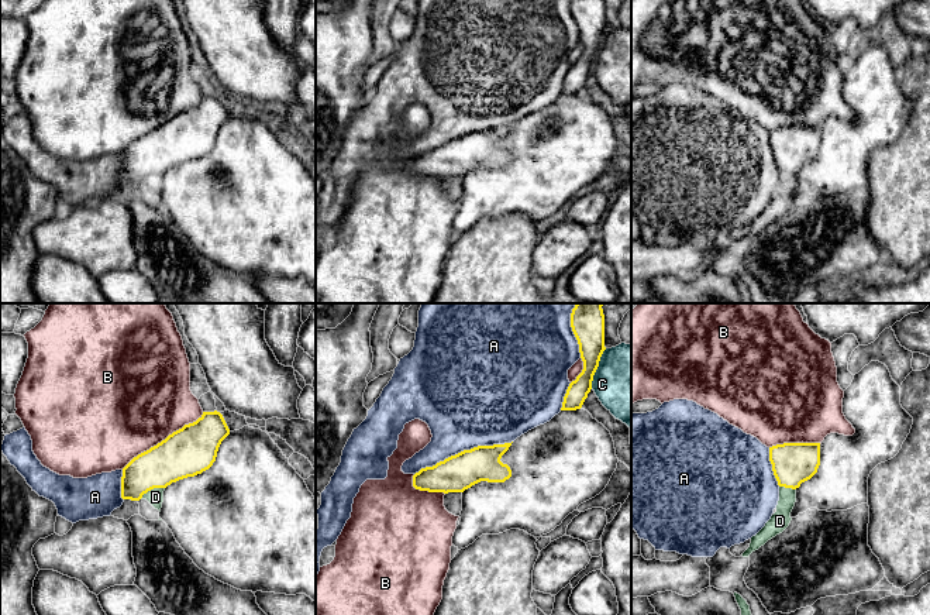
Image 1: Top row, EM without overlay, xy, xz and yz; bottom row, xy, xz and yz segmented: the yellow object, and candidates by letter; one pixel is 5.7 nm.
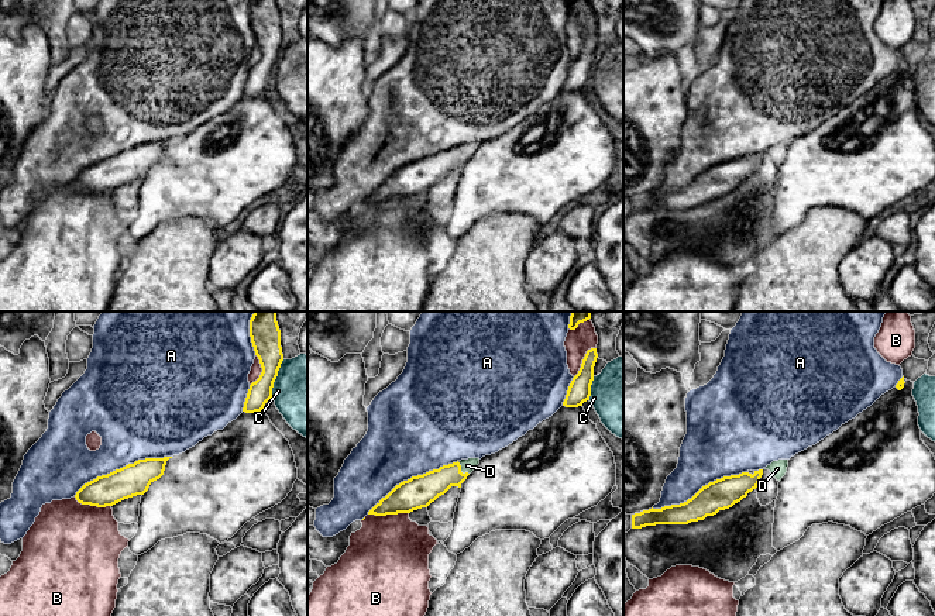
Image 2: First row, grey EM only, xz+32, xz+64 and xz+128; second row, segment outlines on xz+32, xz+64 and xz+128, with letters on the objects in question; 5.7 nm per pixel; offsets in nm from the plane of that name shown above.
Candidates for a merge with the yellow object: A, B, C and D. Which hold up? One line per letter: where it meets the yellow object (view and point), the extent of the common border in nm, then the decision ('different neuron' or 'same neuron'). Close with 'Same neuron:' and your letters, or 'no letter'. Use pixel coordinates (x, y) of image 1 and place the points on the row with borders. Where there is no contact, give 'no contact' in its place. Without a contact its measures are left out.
A: contact xz (464, 450); length 600 nm; different neuron
B: contact xy (162, 440); length 550 nm; different neuron
C: contact xz (596, 368); length 240 nm; different neuron
D: contact xy (151, 488); length 160 nm; different neuron
Same neuron: no letter

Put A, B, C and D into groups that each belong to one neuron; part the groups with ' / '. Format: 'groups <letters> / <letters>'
groups A / B / C / D

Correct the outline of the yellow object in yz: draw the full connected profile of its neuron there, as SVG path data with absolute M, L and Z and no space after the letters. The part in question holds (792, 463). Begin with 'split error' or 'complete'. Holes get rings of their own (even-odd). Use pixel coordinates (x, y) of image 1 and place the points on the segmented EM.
complete; M783 443L769 447L769 461L779 487L796 489L820 465L820 443Z

